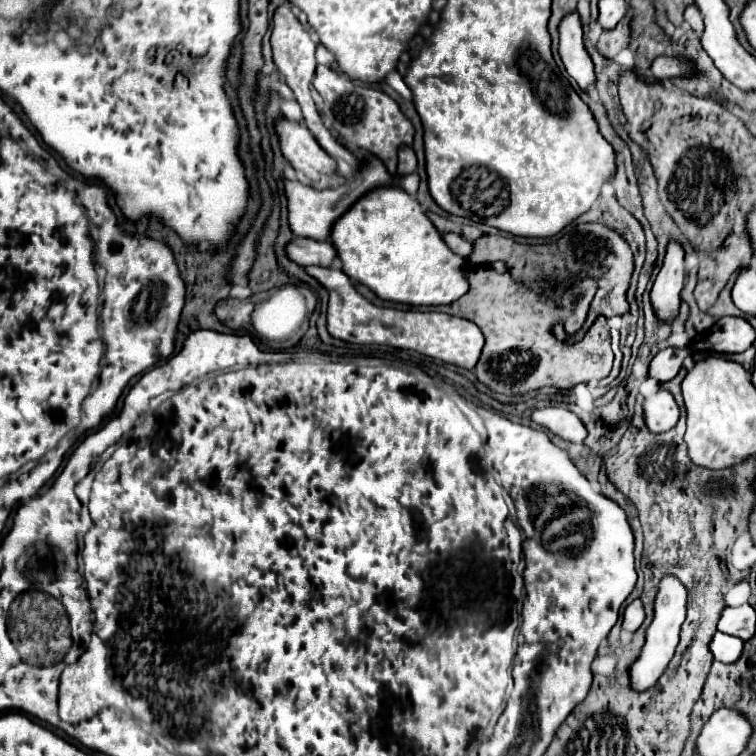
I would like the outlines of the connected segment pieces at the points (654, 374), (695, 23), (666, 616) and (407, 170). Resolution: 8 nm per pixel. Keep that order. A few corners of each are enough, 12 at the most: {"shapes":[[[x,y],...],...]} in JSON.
{"shapes":[[[674,347],[658,351],[648,377],[658,383],[674,379],[692,351]],[[688,5],[684,11],[686,23],[694,31],[702,31],[702,15],[696,5]],[[664,575],[630,687],[650,689],[668,667],[686,619],[686,587]],[[410,147],[398,155],[398,175],[416,171],[416,155]]]}

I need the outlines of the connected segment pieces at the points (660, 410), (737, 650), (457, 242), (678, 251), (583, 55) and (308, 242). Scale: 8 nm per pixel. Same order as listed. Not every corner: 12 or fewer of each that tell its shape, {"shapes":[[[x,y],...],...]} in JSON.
{"shapes":[[[660,389],[644,401],[644,423],[666,433],[680,411],[670,391]],[[716,631],[708,647],[716,661],[734,663],[744,641]],[[444,233],[446,245],[456,255],[472,253],[472,243],[456,233]],[[672,241],[652,285],[658,321],[672,323],[684,287],[684,251]],[[578,13],[560,23],[560,57],[582,91],[596,85]],[[292,237],[288,259],[300,267],[328,267],[336,257],[330,241]]]}

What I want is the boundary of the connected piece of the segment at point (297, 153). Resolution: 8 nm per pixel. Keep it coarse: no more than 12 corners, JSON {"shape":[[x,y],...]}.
{"shape":[[280,117],[282,155],[312,181],[336,171],[306,125]]}

